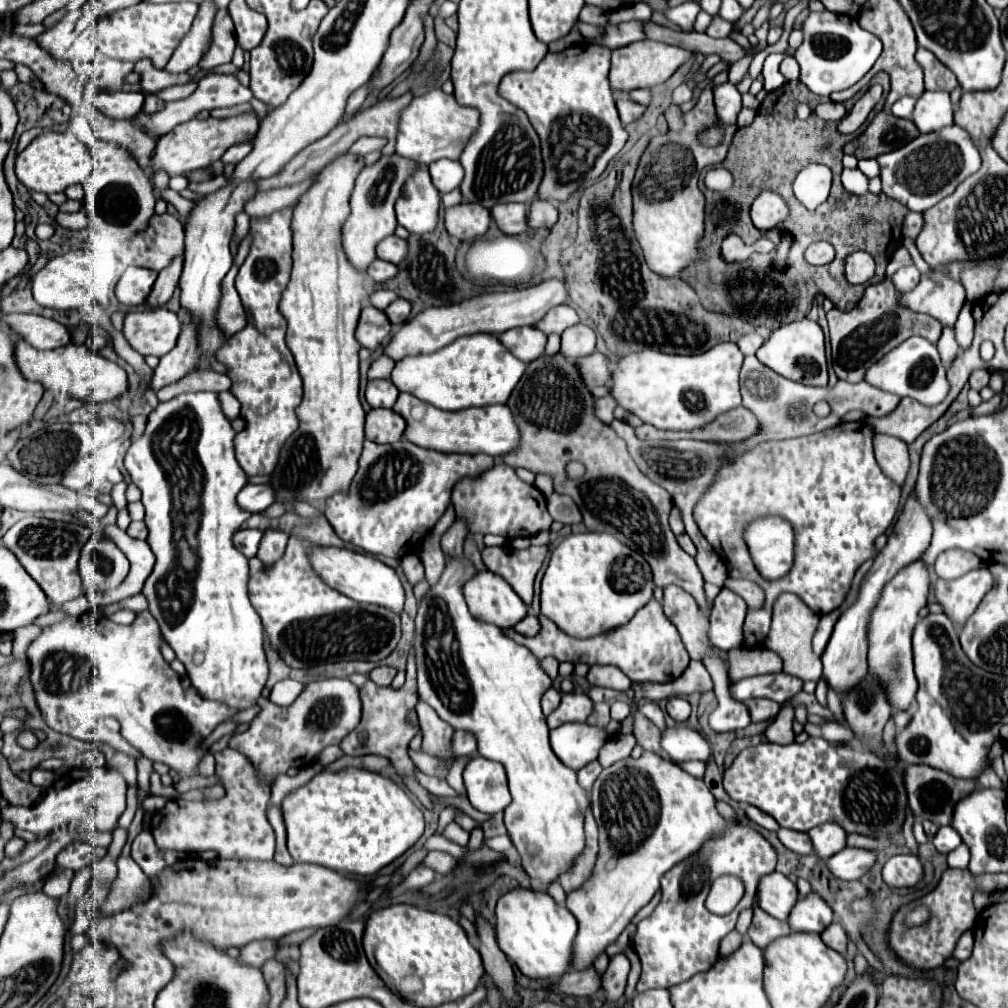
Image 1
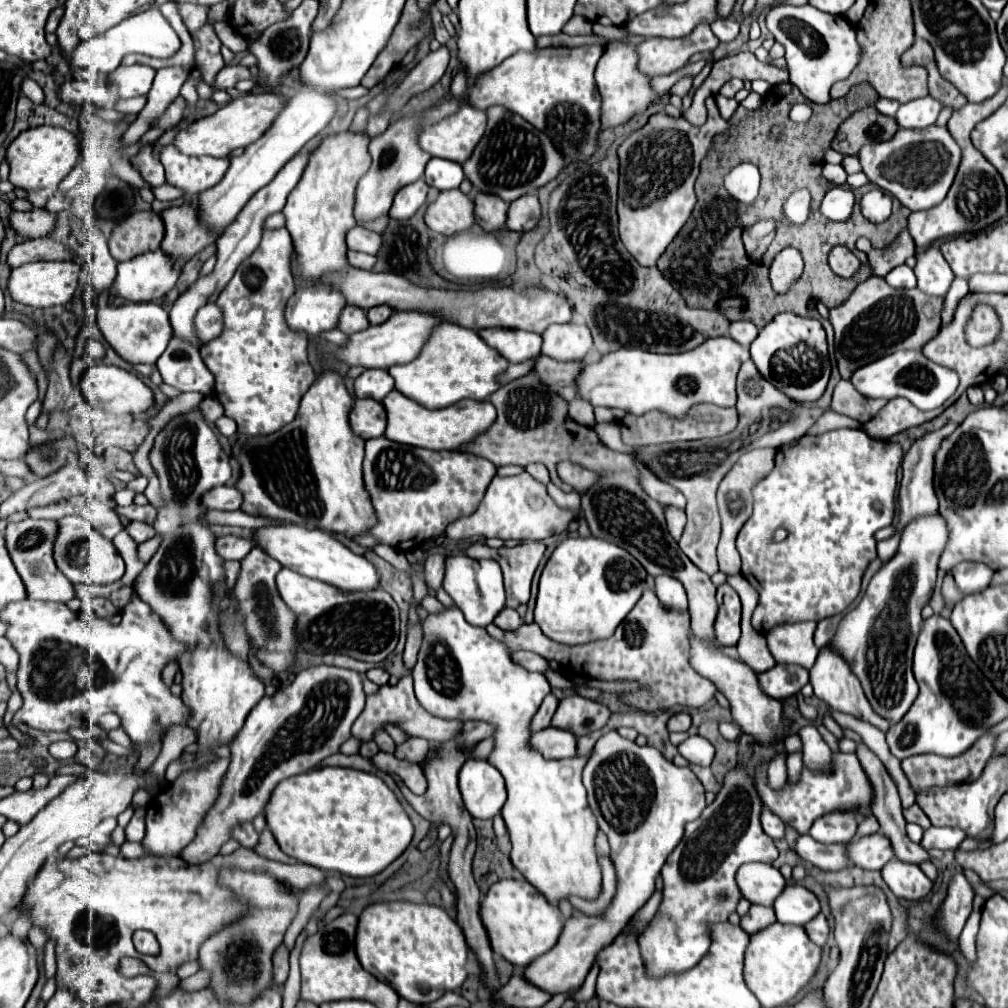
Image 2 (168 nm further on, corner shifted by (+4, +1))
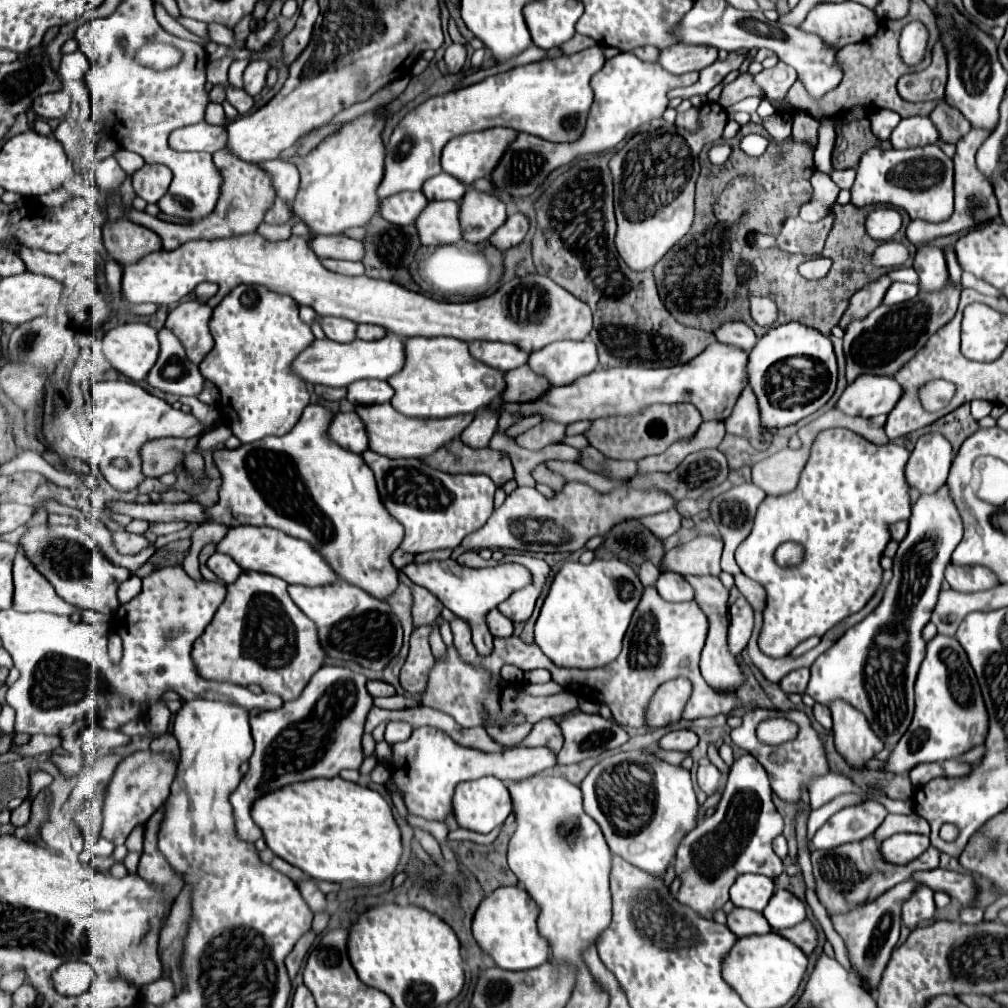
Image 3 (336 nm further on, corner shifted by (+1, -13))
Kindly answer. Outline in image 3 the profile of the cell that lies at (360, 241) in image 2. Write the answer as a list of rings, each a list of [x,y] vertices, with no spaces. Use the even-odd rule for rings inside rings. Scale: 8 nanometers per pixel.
[[[330,236],[330,238],[314,238],[310,248],[318,254],[318,258],[338,258],[338,260],[362,260],[366,250],[360,240],[348,236]]]

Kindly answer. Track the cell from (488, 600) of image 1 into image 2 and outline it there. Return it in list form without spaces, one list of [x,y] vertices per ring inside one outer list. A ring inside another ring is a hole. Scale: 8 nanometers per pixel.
[[[465,554],[447,556],[447,572],[445,572],[445,592],[453,598],[455,606],[465,614],[465,620],[473,626],[485,628],[493,622],[497,612],[505,608],[505,590],[503,590],[503,574],[495,560],[475,560]]]

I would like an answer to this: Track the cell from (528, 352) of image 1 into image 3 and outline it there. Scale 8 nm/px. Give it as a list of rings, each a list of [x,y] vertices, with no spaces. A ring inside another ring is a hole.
[[[470,342],[470,352],[474,358],[482,360],[488,366],[494,366],[502,372],[520,368],[528,362],[528,352],[520,350],[518,346],[504,344],[504,342]]]

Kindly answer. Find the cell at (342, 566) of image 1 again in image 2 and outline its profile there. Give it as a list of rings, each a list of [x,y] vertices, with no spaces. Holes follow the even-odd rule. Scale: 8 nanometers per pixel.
[[[295,524],[263,526],[255,532],[253,544],[263,548],[263,552],[271,554],[281,566],[291,568],[297,574],[303,574],[307,578],[333,584],[341,590],[373,590],[379,586],[379,576],[373,564],[365,556],[353,554],[347,546],[343,546],[329,532],[309,530],[305,526],[295,526]]]

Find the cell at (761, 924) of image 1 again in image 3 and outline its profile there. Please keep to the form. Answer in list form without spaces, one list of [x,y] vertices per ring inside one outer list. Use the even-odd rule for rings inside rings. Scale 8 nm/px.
[[[736,908],[730,916],[728,916],[728,928],[738,936],[754,936],[754,934],[768,934],[772,928],[766,922],[766,918],[754,910],[742,910]]]

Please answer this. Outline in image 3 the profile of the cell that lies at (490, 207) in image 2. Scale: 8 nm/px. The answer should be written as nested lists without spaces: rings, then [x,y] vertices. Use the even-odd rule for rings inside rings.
[[[468,190],[462,198],[462,238],[474,244],[490,240],[494,230],[498,230],[506,222],[506,206],[492,194]]]

